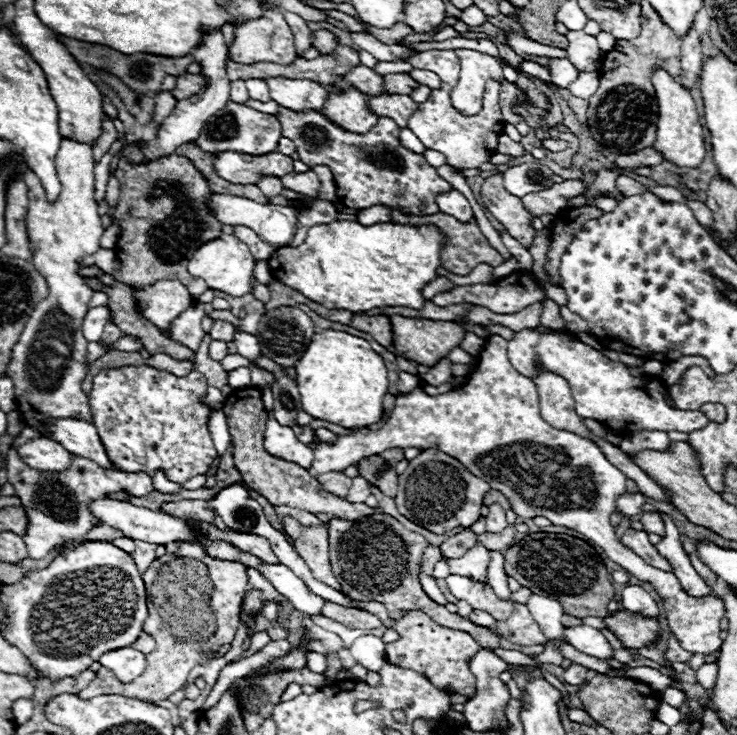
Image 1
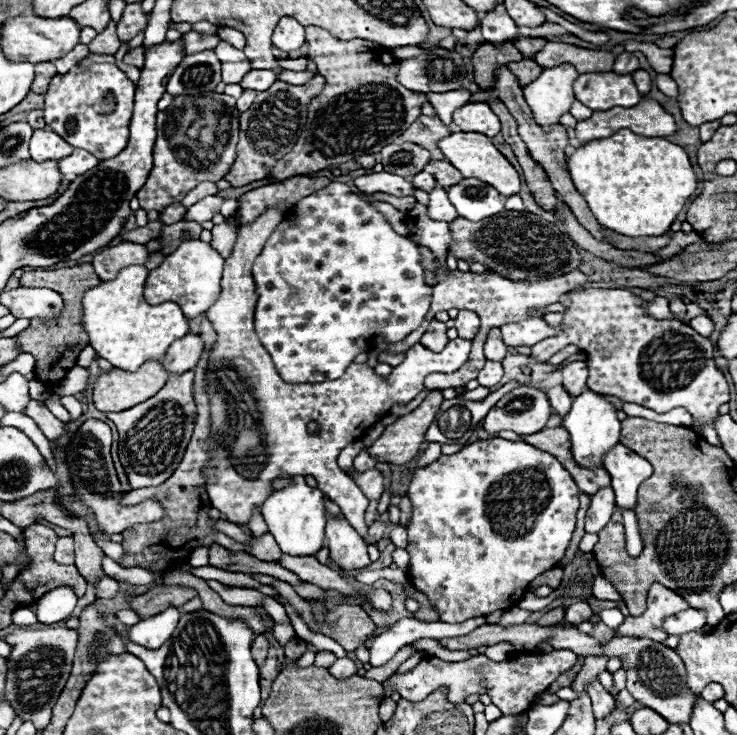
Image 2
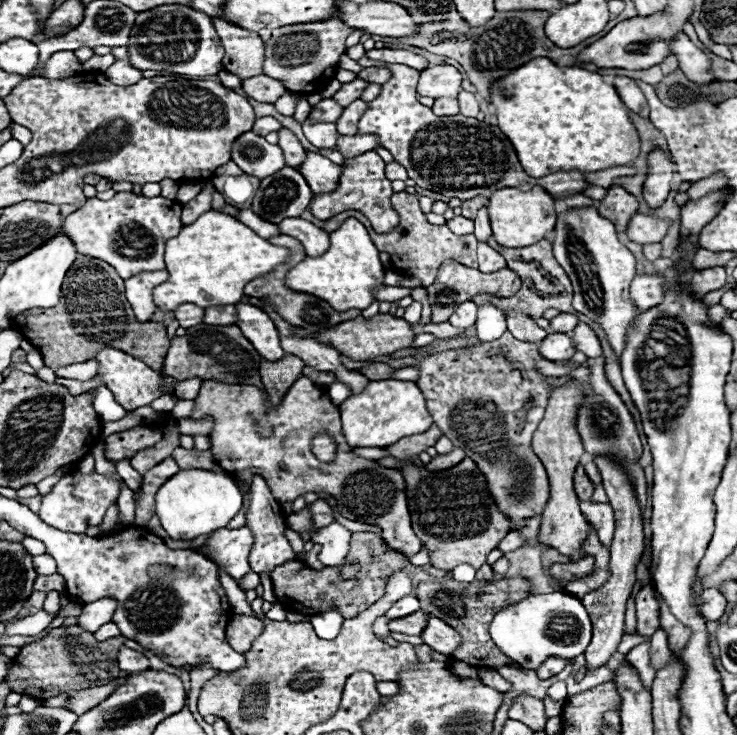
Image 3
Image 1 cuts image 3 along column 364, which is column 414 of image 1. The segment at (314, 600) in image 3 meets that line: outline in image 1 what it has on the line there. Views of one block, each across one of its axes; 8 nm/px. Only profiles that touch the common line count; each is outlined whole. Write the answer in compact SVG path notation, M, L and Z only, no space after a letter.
M376 512L360 520L332 518L328 526L328 538L330 538L332 572L336 580L342 584L342 590L348 592L348 596L358 600L382 602L394 620L402 618L408 610L418 608L440 626L468 632L478 642L480 648L498 648L500 636L496 632L476 626L468 618L448 612L444 606L436 604L426 596L426 592L420 586L418 574L422 552L426 550L428 542L420 534L406 530L396 518L384 512Z

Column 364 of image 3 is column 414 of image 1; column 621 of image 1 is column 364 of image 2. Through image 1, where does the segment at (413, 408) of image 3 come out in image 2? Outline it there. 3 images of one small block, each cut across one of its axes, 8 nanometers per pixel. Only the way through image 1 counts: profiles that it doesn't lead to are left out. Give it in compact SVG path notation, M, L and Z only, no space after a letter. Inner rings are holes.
M352 466L346 472L348 472L348 476L352 476L352 480L358 484L358 488L366 494L368 500L380 500L382 492L384 492L384 476L380 470L370 468L366 472L360 472ZM344 514L328 518L326 538L328 538L328 548L330 548L330 558L342 570L364 568L370 564L368 550L362 536L348 524Z

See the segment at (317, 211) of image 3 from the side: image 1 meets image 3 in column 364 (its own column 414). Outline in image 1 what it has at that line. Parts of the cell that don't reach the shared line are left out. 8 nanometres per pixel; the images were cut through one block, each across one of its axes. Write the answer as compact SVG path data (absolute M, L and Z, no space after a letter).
M282 108L278 120L284 128L284 136L294 140L296 152L304 164L310 168L318 164L330 168L340 196L338 202L346 208L364 210L382 204L412 216L426 216L438 212L436 196L454 190L436 174L422 154L410 152L400 144L400 128L390 118L378 118L376 126L366 136L330 124L330 120L320 112L290 112L288 108Z

